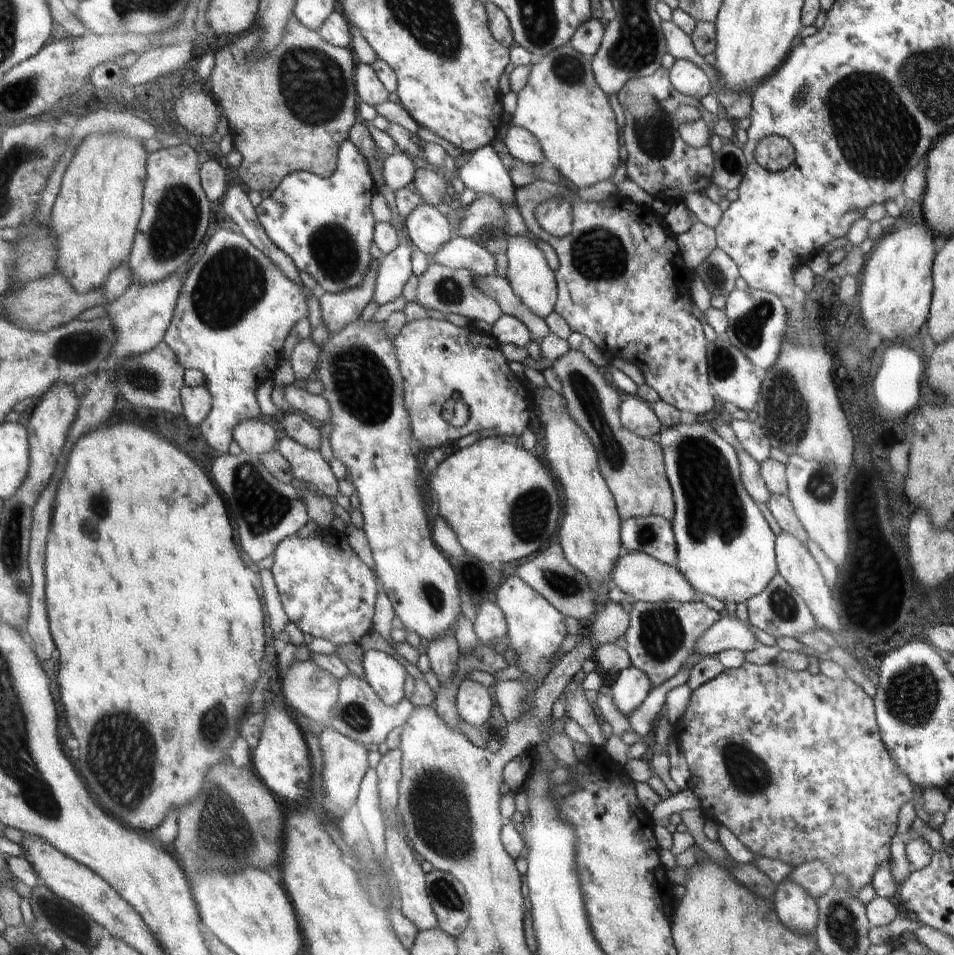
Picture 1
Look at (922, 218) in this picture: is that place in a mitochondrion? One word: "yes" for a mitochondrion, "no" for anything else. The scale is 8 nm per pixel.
no

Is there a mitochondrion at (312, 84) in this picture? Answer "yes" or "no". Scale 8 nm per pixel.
yes

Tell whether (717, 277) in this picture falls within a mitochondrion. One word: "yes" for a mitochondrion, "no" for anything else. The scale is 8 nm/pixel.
yes

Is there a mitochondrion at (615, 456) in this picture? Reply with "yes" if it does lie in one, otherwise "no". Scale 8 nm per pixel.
yes

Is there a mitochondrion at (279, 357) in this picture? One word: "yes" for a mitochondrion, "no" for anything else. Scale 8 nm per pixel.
no

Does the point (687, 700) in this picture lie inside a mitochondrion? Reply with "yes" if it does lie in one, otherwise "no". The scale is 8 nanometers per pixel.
no

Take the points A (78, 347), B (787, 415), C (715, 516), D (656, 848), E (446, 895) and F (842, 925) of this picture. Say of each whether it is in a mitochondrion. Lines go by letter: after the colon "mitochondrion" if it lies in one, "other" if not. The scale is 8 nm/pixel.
A: mitochondrion
B: mitochondrion
C: mitochondrion
D: other
E: mitochondrion
F: mitochondrion

